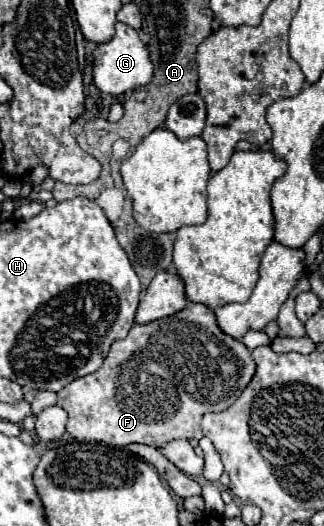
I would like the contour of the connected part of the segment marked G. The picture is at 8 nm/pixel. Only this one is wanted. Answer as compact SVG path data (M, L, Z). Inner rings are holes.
M116 22L114 38L96 48L96 56L98 58L94 58L94 72L92 72L94 84L104 94L120 96L126 90L146 86L152 78L152 62L150 62L150 56L148 56L148 48L144 46L144 42L140 40L136 30L122 24L122 22Z

